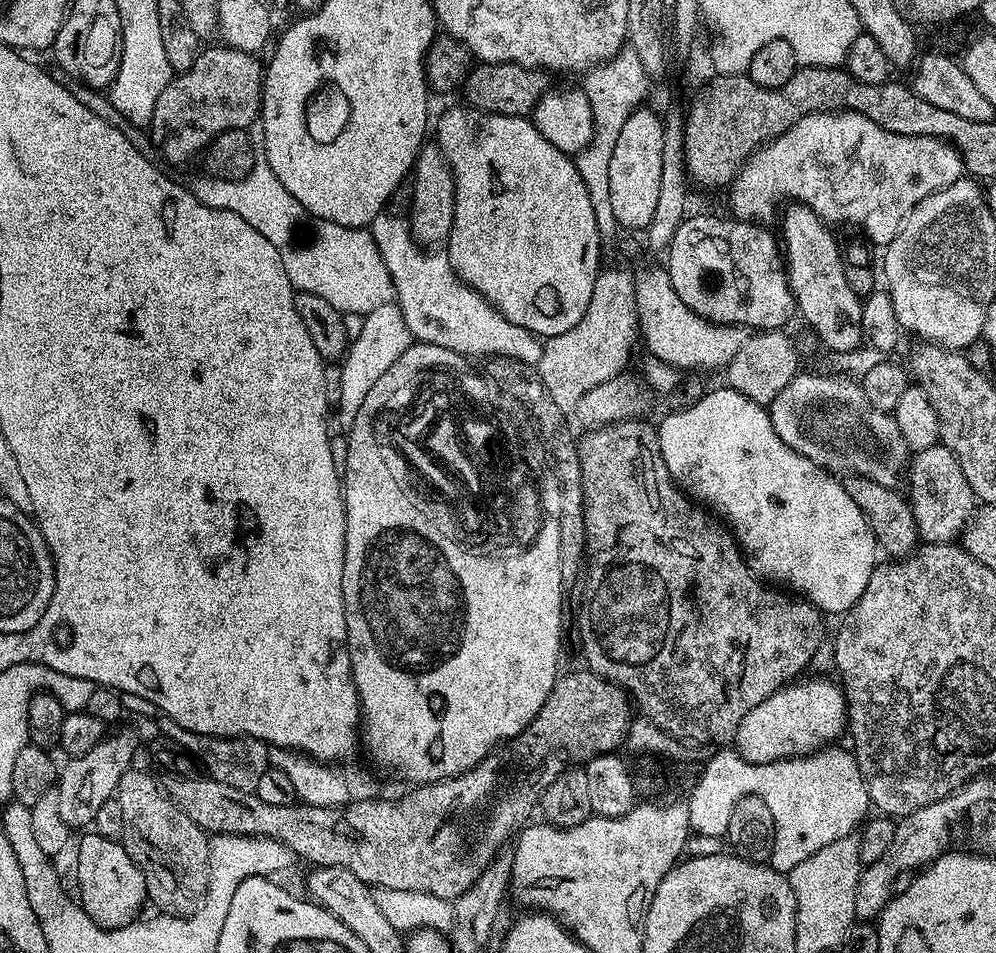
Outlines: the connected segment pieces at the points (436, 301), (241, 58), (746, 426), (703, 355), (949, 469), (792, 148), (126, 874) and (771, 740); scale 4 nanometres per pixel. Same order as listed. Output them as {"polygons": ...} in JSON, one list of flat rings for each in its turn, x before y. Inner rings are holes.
{"polygons":[[[387,210,379,212,372,219,370,231,378,246,378,254,382,254,382,262,386,262,386,270,390,270,390,278,396,291,394,300,400,305,402,318,406,318,406,326,413,341,442,346,449,354,456,355,457,352,460,356,480,355,489,358,505,356,517,364,539,365,544,349,541,337,510,322,481,292,475,292,465,280,460,279,443,251,427,252,427,247,413,239,409,221,405,217,396,216]],[[219,46,220,48,208,48,205,47,203,51,199,53,194,61,186,71,173,75,172,80,166,86,166,90,162,90,162,94,158,94,158,103,154,105,154,114,152,115,152,122,150,125,150,135,153,144,156,145,159,155,165,156,172,164,184,164,191,156,196,156,205,151,208,145,211,144,214,137,218,134,222,134,226,130,231,128,243,128,245,130,251,129,251,124,254,125,258,120,258,101,262,96,262,64,259,64,257,57,250,52,243,52,237,48,230,48,227,46]],[[721,386,721,388,714,389,713,392,712,389,705,391,702,399,695,402,694,405,687,406,686,409,678,409,677,412,669,411,665,416,665,420,658,424,656,431,656,440,660,444,659,460,666,462,666,470,672,475,673,481,693,501,703,502,723,521,728,531,735,536,737,544,740,545,740,551,743,552,744,560,748,563,750,571,765,582,783,586,785,589,799,594,815,608,819,608,821,613,843,614,850,611,854,602,858,602,858,598,862,598,862,590,866,590,866,582,870,582,870,574,878,563,878,549,874,534,870,530,862,510,858,510,858,505,851,500,850,494,846,494,843,483,833,473,810,462,810,458,802,458,802,454,790,450,790,446,786,446,786,442,782,442,782,438,778,438,778,434,774,430,771,411,765,405,746,398,746,394,738,394,730,387]],[[664,266,648,268,636,276,636,315,642,342,649,348,647,351,677,370,723,369,732,361,734,354,738,354,746,339,745,329,735,324,716,324,694,314,694,310,678,298,668,269]],[[940,442,933,448,927,448,921,452,915,453,911,457,910,463,906,469,906,484,908,480,907,499,910,501,912,514,916,519,916,528,920,531,920,540,924,544,950,544,953,543,963,533,971,520,973,512,978,507,978,499,974,490,970,488,962,467,959,466,959,460,950,449,944,447]],[[811,112,781,136,757,148,740,165,730,185,731,215,738,220,768,222,764,220,777,215,776,203,790,199,814,210,814,214,829,226,855,226,873,245,887,246,898,235,905,218,918,202,961,179,965,172,962,153,946,140,894,134,882,130,878,122,870,122,870,118,857,112]],[[89,831,76,848,76,880,80,883,78,903,102,928,122,928,133,923,148,900,148,887,142,870,126,854,120,840,111,840]],[[797,679,783,685,779,692,770,694,742,722,736,731,734,748,750,763,774,763,806,756,835,745,840,735,845,735,848,723,848,703,844,701,844,689,835,679]]]}

